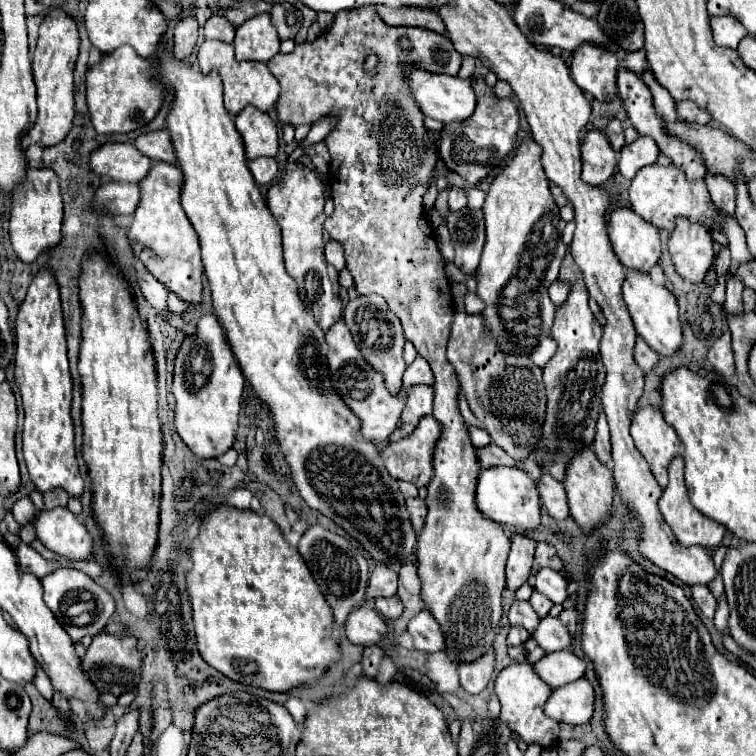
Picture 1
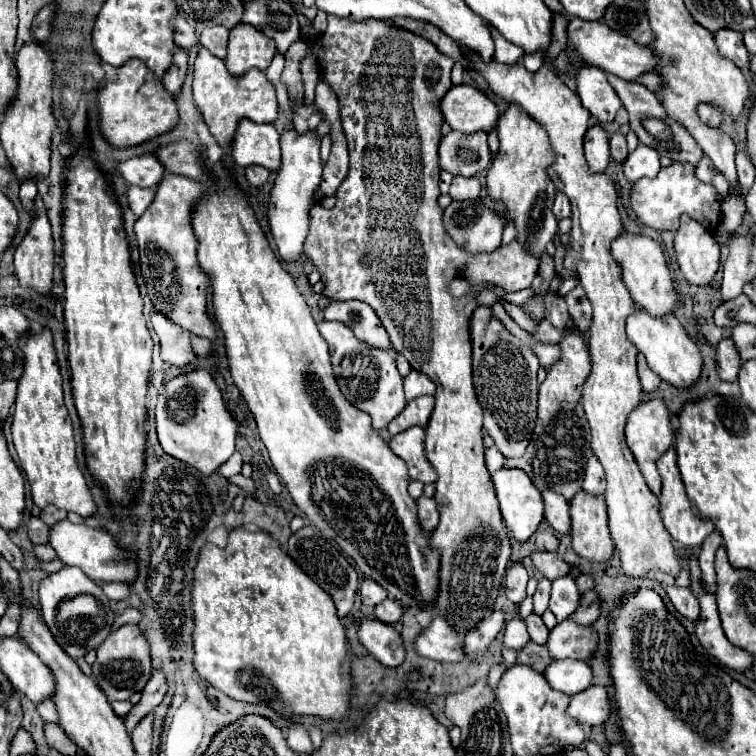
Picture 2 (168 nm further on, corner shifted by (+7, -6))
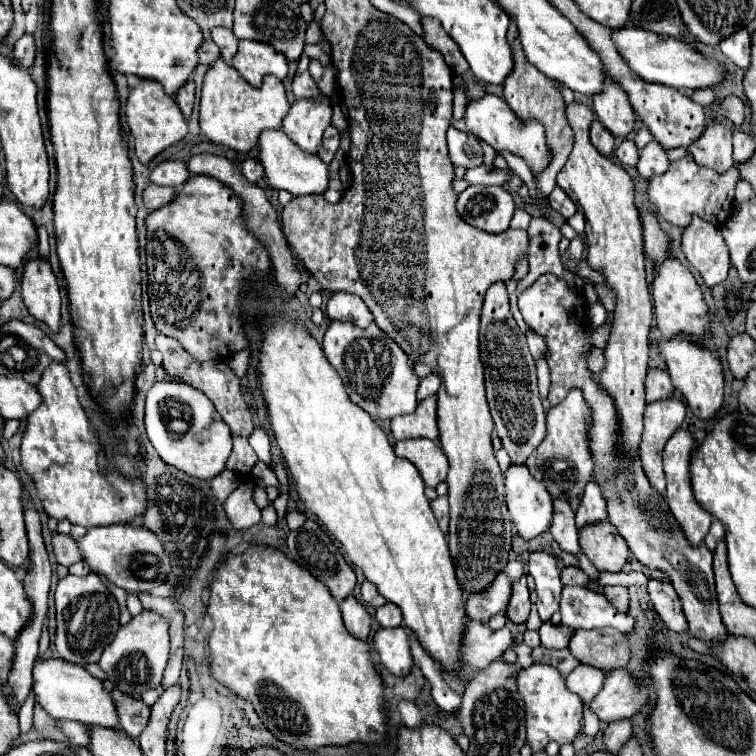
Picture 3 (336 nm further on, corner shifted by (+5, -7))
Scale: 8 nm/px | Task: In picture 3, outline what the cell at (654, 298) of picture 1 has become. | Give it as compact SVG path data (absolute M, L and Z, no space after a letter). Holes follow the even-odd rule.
M680 333L678 337L672 339L660 339L658 353L666 363L674 387L686 397L686 403L692 409L692 413L700 419L712 417L722 407L724 397L724 371L720 361L708 349L694 343L686 333Z

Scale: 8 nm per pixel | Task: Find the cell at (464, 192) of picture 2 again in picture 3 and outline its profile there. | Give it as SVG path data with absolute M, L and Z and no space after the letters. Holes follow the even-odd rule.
M484 165L468 169L464 179L468 185L506 185L510 181L510 175L500 169L486 169Z

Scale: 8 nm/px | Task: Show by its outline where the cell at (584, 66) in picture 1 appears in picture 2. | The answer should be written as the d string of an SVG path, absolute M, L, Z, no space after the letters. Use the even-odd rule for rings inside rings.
M584 66L578 72L578 96L582 106L602 124L612 122L622 108L614 88L606 80L606 72L594 66Z

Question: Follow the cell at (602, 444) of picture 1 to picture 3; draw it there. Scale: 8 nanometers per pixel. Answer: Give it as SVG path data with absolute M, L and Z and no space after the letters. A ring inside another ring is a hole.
M590 481L584 489L582 503L576 511L576 525L584 527L588 523L598 523L606 519L606 501L602 499L602 491L596 481Z

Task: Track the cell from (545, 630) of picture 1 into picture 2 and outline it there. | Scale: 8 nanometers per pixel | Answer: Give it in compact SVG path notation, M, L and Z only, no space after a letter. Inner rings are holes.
M566 620L550 632L546 646L554 658L590 660L598 650L598 632L592 626L580 626Z

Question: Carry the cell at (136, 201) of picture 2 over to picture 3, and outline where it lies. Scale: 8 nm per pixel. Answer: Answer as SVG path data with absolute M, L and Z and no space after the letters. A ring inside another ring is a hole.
M148 185L142 193L142 203L148 211L154 211L162 205L166 205L168 201L172 201L176 195L174 187L160 187L160 185Z

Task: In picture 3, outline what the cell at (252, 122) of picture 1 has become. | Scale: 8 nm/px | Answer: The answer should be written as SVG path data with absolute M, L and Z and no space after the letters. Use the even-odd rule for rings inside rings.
M262 131L258 141L258 157L264 165L268 185L274 189L286 189L292 195L316 195L328 187L328 165L314 155L304 155L282 131Z

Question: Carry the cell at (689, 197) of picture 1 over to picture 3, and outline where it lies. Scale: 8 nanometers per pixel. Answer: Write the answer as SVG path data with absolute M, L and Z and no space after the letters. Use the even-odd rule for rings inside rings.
M688 153L680 161L670 163L670 169L664 175L652 177L648 185L648 199L656 207L656 215L676 227L688 227L692 215L698 215L714 225L722 225L734 209L734 187L740 179L736 167L726 173L716 173L706 167L698 167L694 157Z

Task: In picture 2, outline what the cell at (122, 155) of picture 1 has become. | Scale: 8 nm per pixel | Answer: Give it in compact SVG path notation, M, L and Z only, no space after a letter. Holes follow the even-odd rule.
M144 154L144 156L130 158L126 162L120 162L118 172L130 186L142 186L142 188L158 186L166 174L162 162L158 162L154 154Z

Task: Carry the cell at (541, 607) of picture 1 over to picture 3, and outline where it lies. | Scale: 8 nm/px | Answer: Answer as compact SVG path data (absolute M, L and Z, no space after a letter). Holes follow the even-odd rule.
M534 551L528 559L528 573L534 577L536 583L536 609L542 621L548 621L554 611L558 611L560 603L560 571L556 559L546 551Z

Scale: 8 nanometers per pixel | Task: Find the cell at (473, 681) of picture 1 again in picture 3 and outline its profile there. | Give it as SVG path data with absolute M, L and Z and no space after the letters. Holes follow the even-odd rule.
M500 573L488 591L480 595L472 595L466 603L466 615L472 621L488 625L488 621L498 615L506 613L506 603L510 599L510 581L504 573Z

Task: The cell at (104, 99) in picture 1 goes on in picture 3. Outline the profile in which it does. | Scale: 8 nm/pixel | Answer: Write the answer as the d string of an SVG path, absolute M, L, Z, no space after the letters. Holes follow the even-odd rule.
M140 79L140 83L130 91L126 101L126 119L130 127L130 135L134 139L134 153L142 163L148 163L166 147L178 143L186 137L188 125L186 119L172 95L166 95L162 85L154 79Z

